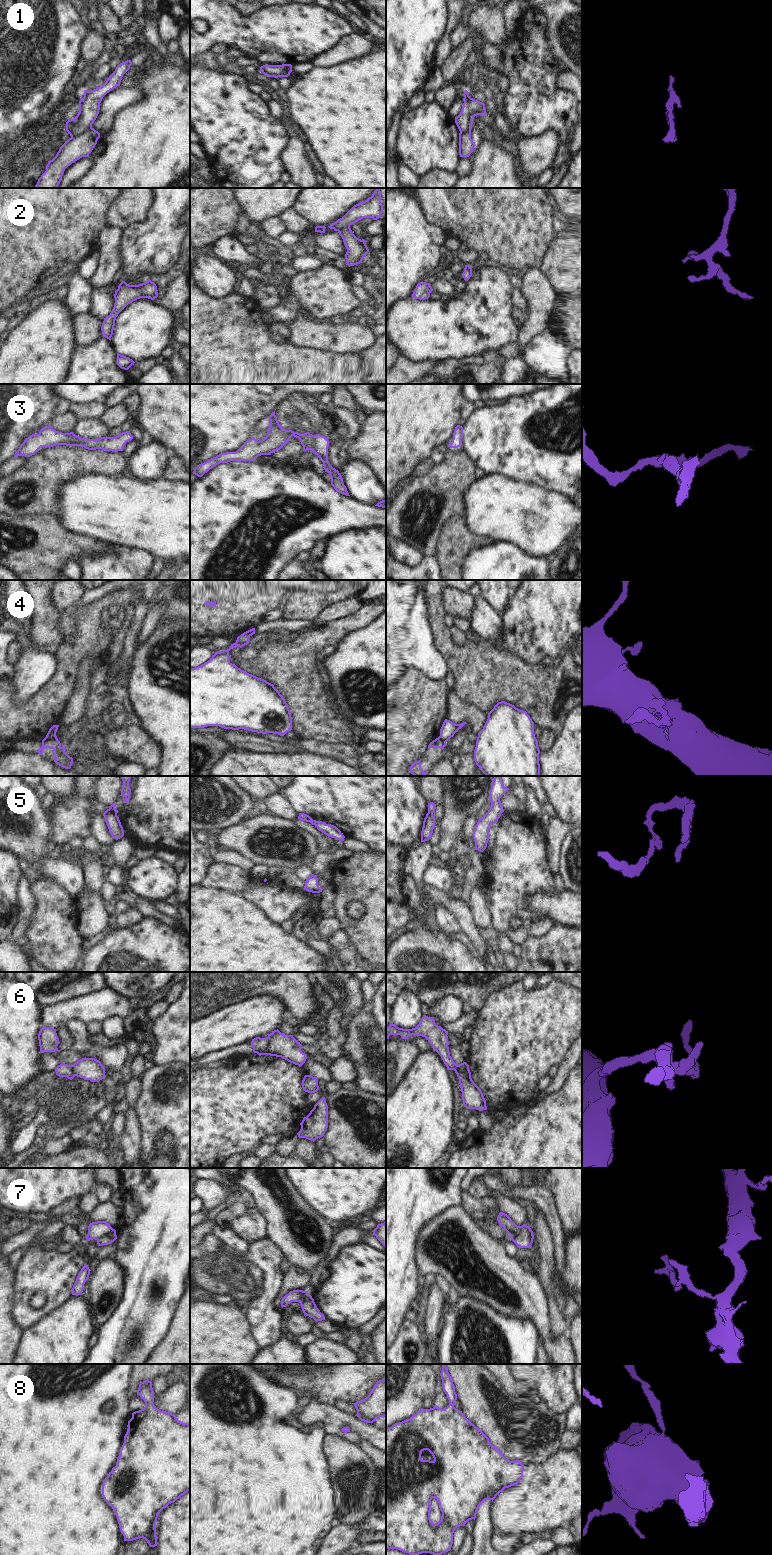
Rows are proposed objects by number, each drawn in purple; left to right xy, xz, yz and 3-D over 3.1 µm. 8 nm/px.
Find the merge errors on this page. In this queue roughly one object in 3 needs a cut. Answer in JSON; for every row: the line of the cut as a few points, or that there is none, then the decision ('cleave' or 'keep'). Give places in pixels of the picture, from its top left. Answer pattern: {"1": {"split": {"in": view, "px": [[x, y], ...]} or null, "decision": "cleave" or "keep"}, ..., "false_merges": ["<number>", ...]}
{"1": {"split": {"in": "xy", "px": [[91, 126], [71, 136]]}, "decision": "cleave"}, "2": {"split": null, "decision": "keep"}, "3": {"split": null, "decision": "keep"}, "4": {"split": {"in": "xy", "px": [[55, 735], [45, 738]]}, "decision": "cleave"}, "5": {"split": {"in": "yz", "px": [[428, 812], [432, 814]]}, "decision": "cleave"}, "6": {"split": {"in": "xz", "px": [[270, 1034], [267, 1054]]}, "decision": "cleave"}, "7": {"split": {"in": "xy", "px": [[114, 1229], [110, 1233], [95, 1239]]}, "decision": "cleave"}, "8": {"split": null, "decision": "keep"}, "false_merges": ["1", "4", "5", "6", "7"]}

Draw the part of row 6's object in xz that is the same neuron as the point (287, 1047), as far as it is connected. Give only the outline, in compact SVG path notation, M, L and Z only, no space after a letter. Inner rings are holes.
M278 1029L270 1033L268 1055L281 1057L290 1063L301 1067L307 1055L301 1051L302 1045L293 1037L285 1035Z

